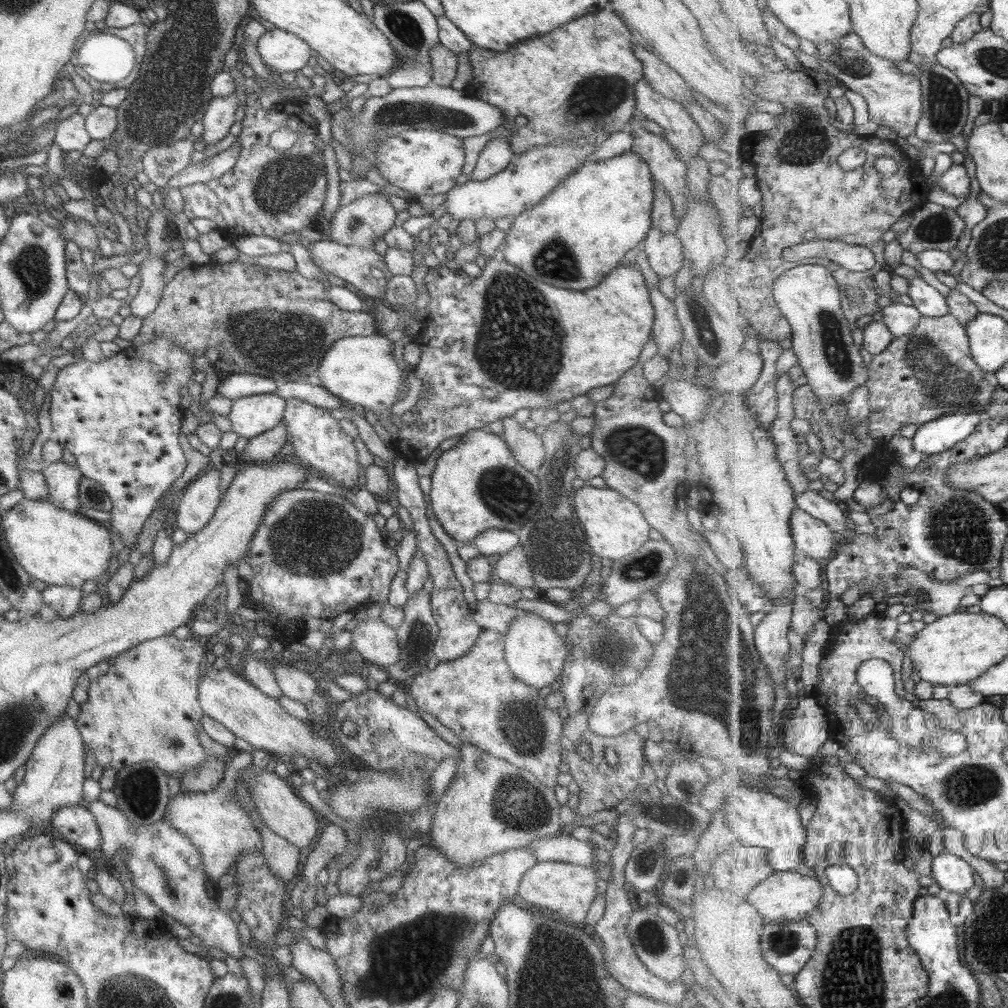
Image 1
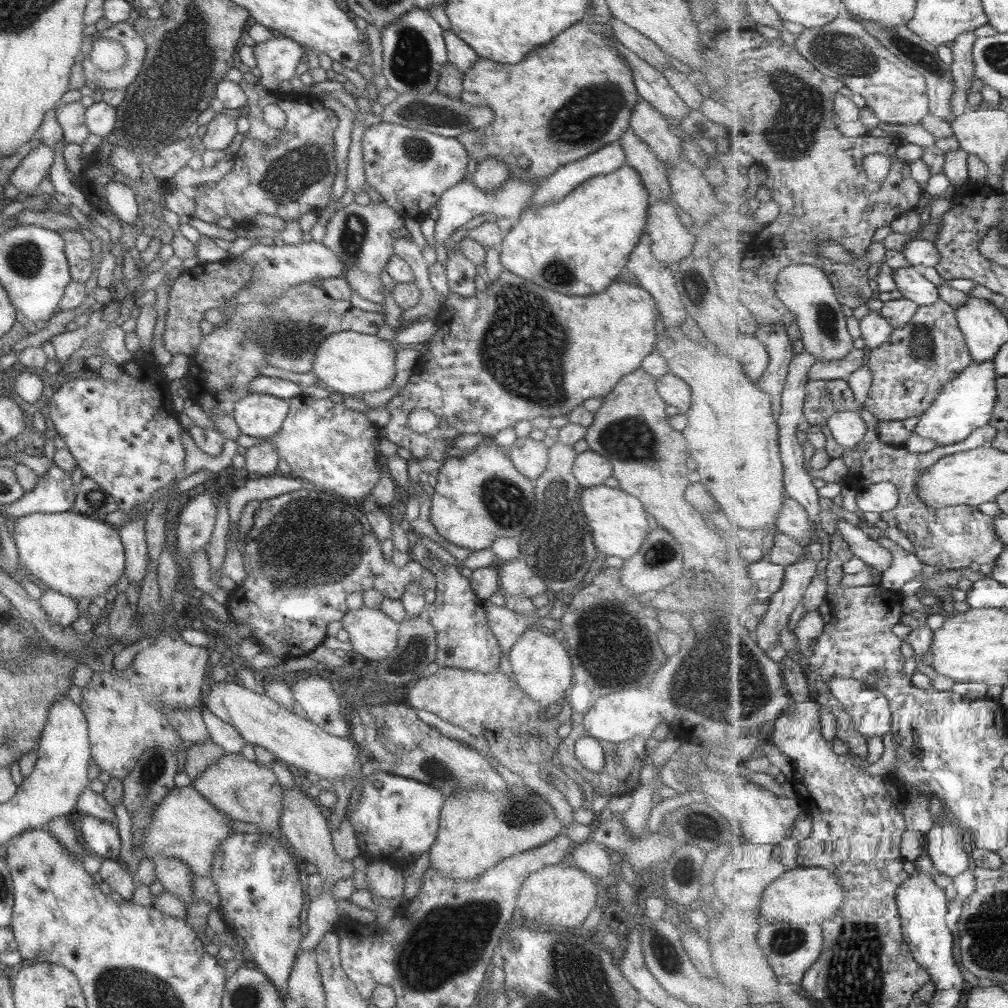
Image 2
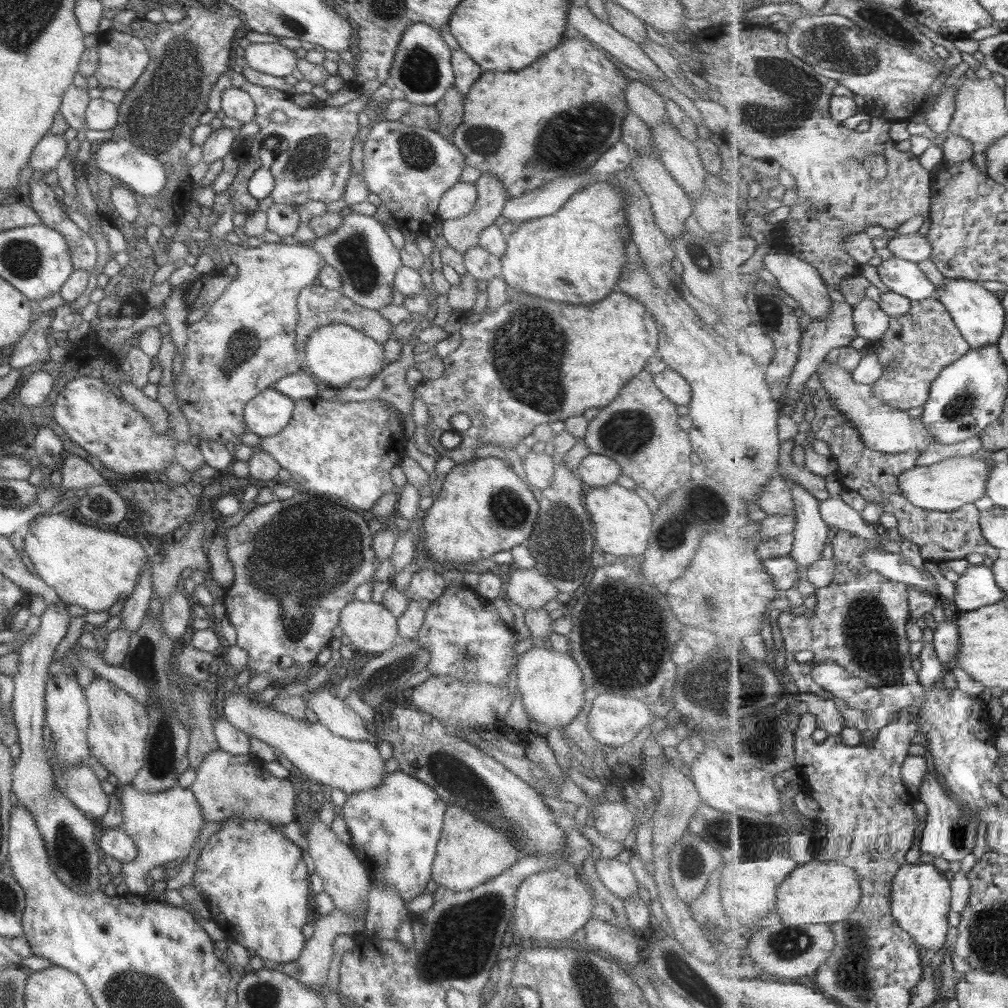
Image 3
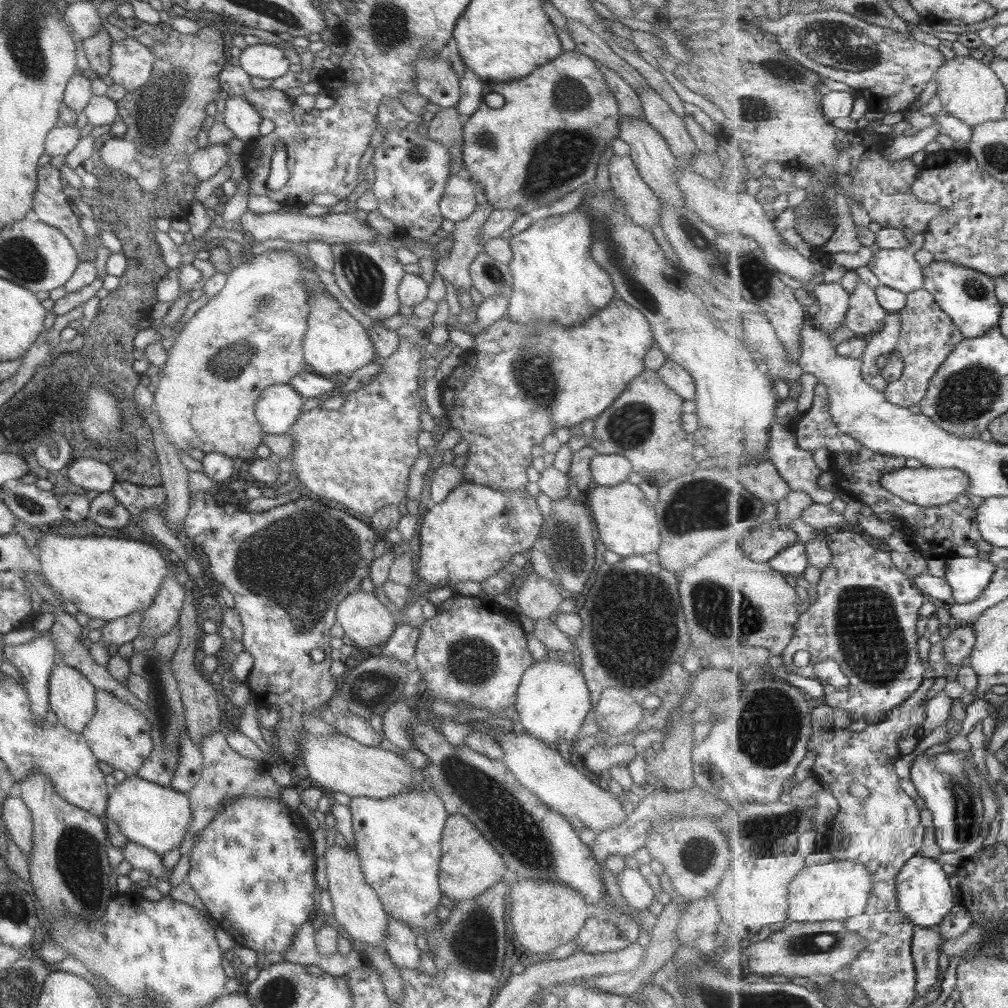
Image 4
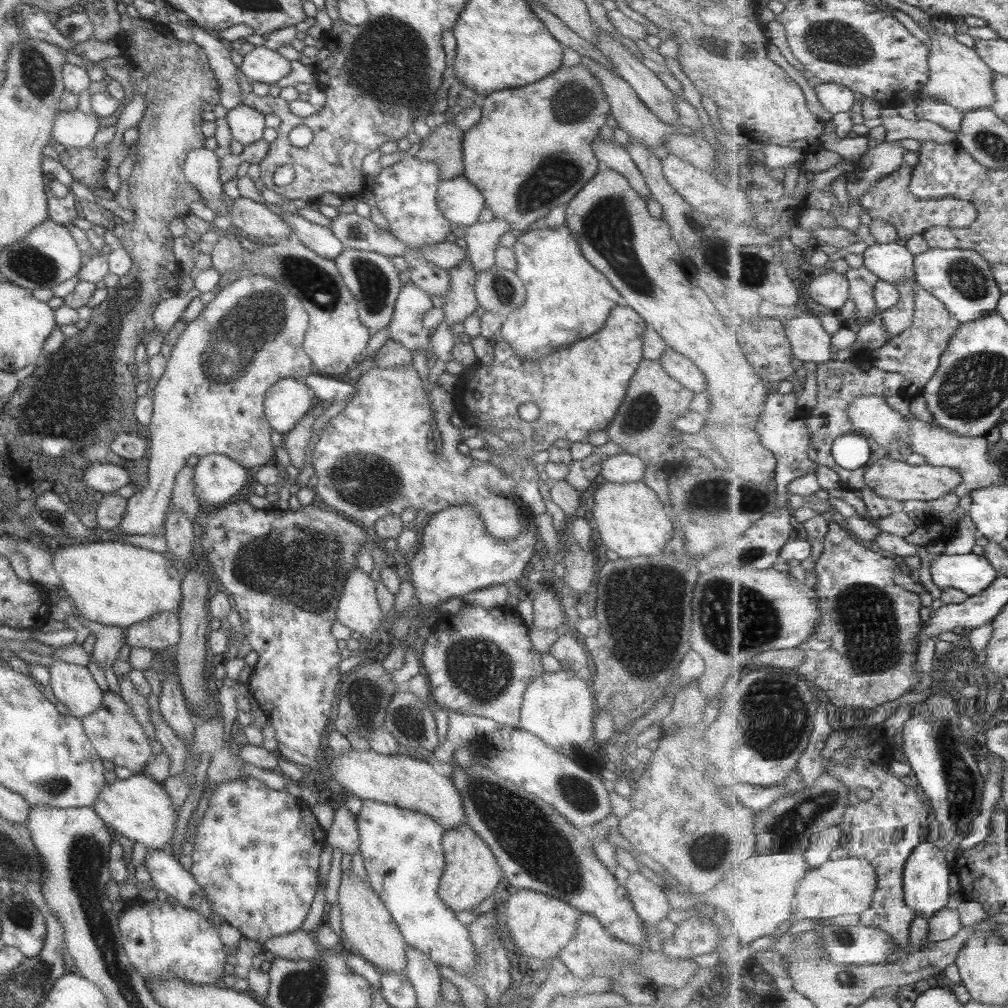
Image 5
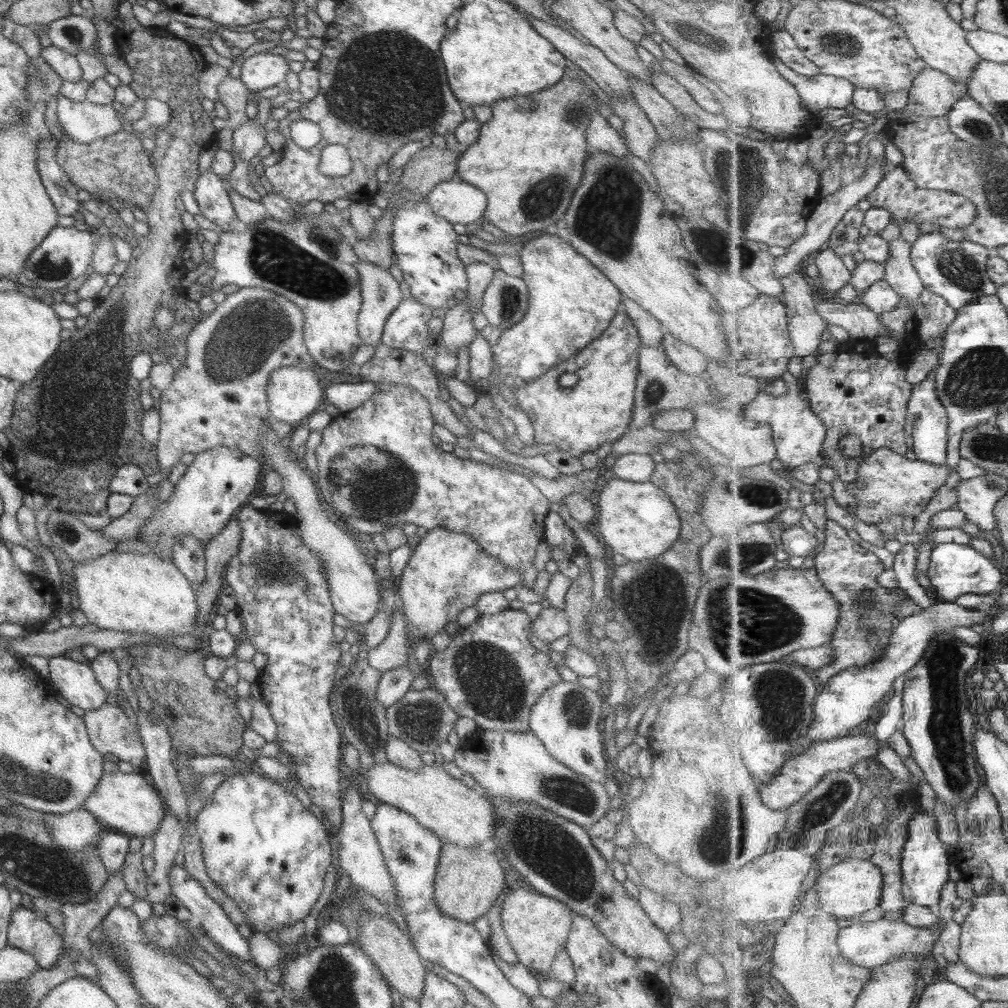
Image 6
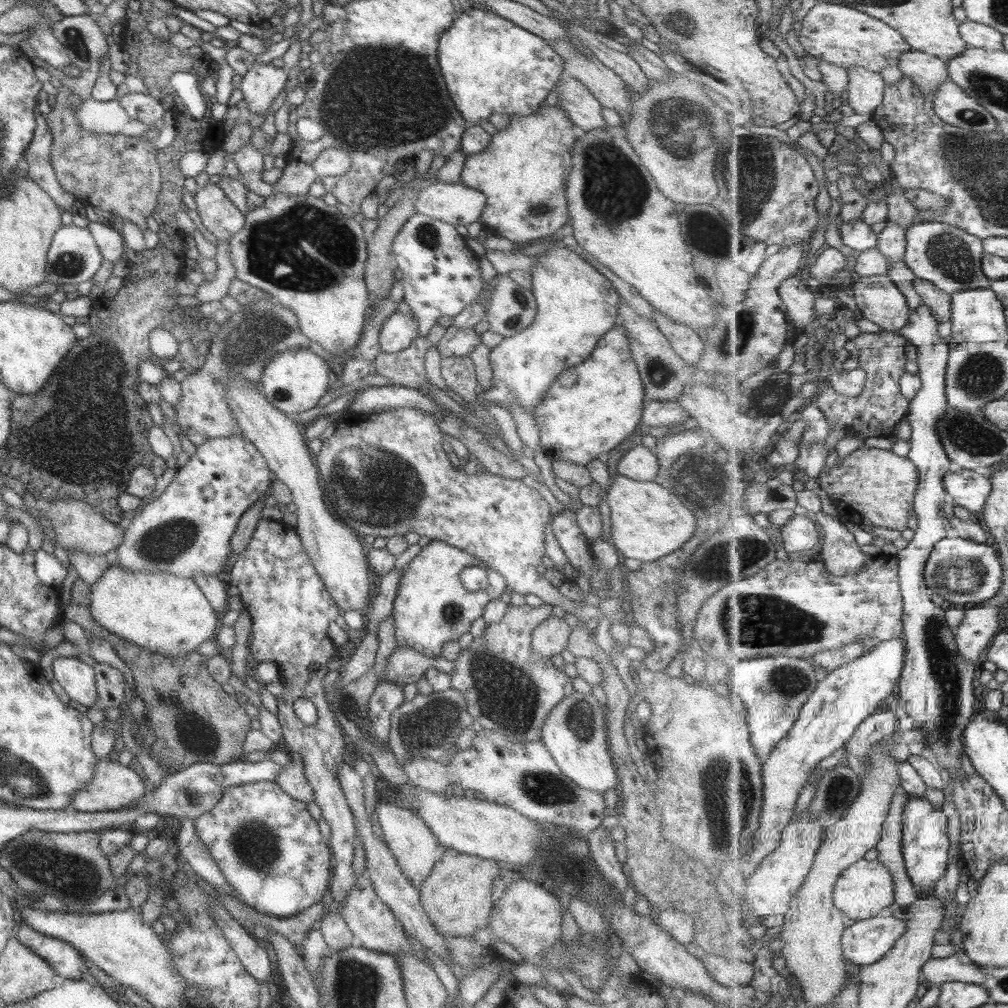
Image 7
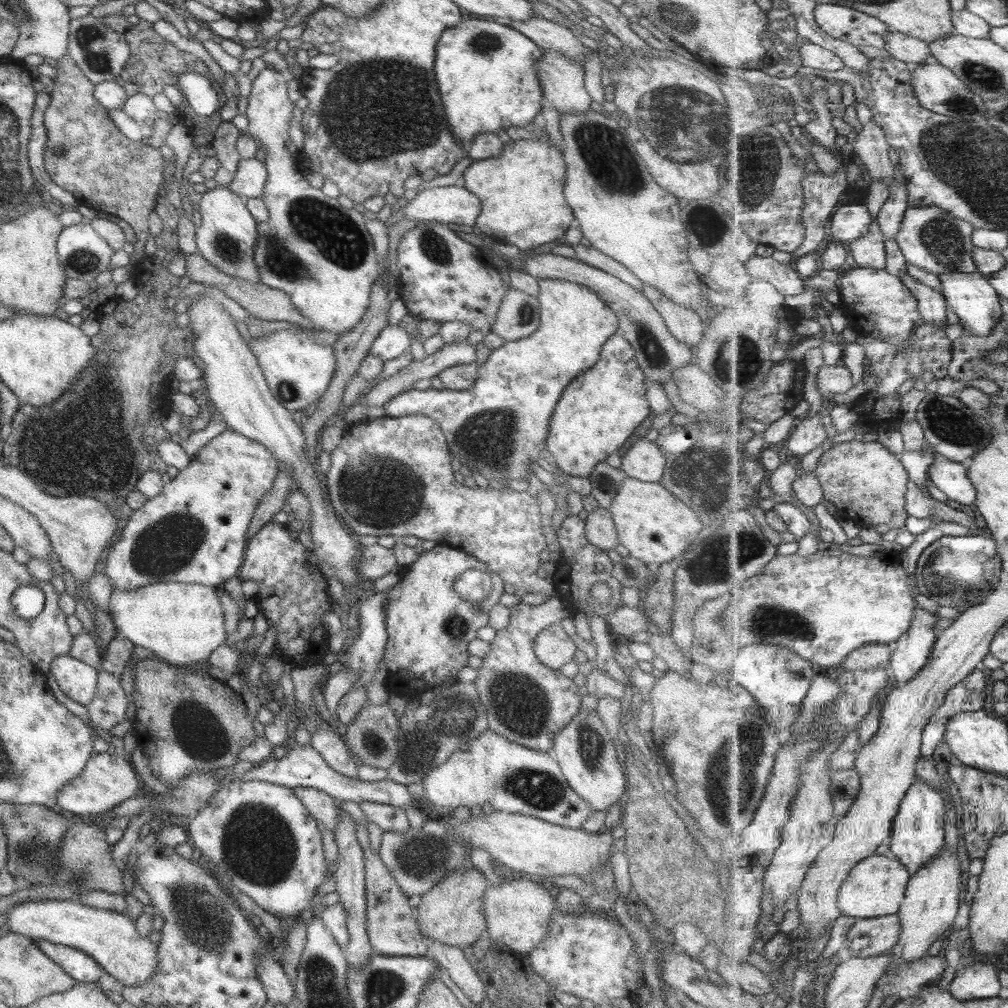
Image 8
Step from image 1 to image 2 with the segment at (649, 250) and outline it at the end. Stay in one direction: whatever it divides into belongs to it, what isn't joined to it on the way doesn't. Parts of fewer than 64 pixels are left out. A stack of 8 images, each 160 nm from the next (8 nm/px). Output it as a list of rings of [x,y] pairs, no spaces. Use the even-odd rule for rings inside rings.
[[[669,199],[656,200],[647,207],[644,234],[647,236],[652,255],[668,265],[671,262],[679,262],[682,258],[690,254],[695,242],[694,234],[685,227],[677,217],[676,205]]]

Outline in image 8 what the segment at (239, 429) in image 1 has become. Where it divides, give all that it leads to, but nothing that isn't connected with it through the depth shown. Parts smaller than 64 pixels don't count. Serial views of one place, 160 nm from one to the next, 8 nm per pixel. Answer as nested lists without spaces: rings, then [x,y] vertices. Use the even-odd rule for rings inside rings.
[[[279,330],[249,340],[248,346],[264,376],[270,393],[290,412],[315,404],[335,371],[332,346],[314,342],[299,330]]]

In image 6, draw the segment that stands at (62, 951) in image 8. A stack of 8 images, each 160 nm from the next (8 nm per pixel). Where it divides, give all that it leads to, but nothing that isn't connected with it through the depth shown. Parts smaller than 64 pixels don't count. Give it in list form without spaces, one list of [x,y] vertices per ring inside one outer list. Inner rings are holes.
[[[25,901],[9,916],[6,944],[32,956],[38,968],[51,968],[60,959],[63,941],[60,934]]]

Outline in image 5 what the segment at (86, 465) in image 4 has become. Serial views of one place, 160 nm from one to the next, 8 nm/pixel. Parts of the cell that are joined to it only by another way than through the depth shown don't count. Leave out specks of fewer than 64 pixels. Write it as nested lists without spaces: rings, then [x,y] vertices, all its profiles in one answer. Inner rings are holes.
[[[95,464],[83,474],[83,482],[93,490],[104,493],[114,493],[119,488],[130,483],[127,471],[121,465]]]

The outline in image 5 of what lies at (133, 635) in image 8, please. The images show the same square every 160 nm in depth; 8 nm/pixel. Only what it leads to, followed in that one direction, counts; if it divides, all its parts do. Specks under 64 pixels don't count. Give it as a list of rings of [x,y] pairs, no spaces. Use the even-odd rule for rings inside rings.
[[[102,541],[87,544],[53,545],[51,568],[61,581],[61,588],[73,600],[75,614],[89,622],[103,626],[127,628],[143,622],[160,612],[177,613],[181,600],[180,582],[182,576],[172,566],[173,560],[166,554],[149,552],[120,542]]]

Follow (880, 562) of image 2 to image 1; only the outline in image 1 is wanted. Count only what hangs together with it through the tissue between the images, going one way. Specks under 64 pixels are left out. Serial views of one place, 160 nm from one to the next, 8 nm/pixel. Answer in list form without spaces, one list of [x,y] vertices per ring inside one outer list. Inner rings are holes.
[[[805,490],[805,492],[795,495],[795,503],[798,508],[805,510],[807,514],[820,518],[824,524],[833,529],[833,532],[841,540],[858,537],[853,532],[849,517],[839,508],[837,501],[827,500],[816,491]]]

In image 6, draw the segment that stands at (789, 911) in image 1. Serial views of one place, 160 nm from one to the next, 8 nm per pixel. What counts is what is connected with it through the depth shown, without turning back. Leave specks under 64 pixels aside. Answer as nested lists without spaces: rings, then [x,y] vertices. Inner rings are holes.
[[[848,857],[847,860],[819,875],[816,882],[819,908],[837,918],[855,921],[859,915],[882,904],[885,876],[882,869],[869,858]]]

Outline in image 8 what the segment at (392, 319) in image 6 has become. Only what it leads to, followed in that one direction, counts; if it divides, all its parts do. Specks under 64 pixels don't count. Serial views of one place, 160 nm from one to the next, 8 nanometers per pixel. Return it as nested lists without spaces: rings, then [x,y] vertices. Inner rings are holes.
[[[398,325],[385,326],[369,348],[368,355],[377,357],[381,363],[393,360],[410,348],[409,335]]]

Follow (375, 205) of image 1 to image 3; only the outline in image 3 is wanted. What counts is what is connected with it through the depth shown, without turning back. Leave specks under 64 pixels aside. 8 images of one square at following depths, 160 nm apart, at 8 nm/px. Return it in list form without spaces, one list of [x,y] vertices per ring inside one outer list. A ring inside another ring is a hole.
[[[345,211],[342,223],[325,236],[313,241],[296,242],[317,252],[323,263],[339,273],[340,292],[353,304],[379,311],[392,301],[393,278],[400,267],[399,249],[391,243],[383,226],[372,216]]]

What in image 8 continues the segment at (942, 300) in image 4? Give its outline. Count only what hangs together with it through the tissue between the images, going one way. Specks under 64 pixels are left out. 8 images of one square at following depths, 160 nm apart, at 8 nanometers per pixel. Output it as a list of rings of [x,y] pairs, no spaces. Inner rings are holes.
[[[910,206],[895,239],[909,263],[934,272],[937,276],[946,275],[949,271],[970,273],[979,271],[973,255],[976,247],[974,229],[974,224],[953,216],[940,206]]]

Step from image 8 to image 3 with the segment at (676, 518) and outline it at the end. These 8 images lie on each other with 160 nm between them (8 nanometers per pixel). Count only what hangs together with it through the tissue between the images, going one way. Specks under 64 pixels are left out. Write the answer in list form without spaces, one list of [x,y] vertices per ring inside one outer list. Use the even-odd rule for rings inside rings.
[[[611,483],[601,488],[587,487],[583,502],[594,528],[595,546],[611,556],[637,560],[647,548],[652,523],[651,511],[637,493]]]

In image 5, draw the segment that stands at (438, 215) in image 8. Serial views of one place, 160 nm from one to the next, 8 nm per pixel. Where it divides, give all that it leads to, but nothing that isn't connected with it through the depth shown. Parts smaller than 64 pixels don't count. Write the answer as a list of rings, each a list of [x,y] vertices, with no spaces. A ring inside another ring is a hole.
[[[463,176],[441,180],[436,186],[436,205],[439,212],[458,226],[471,226],[484,206],[484,198]]]

